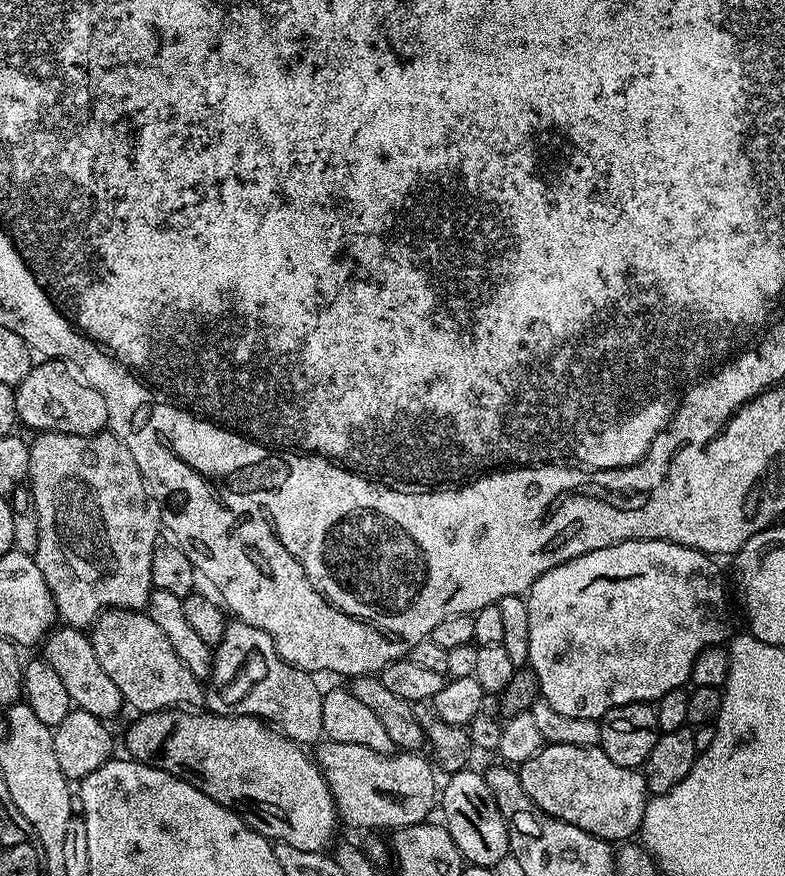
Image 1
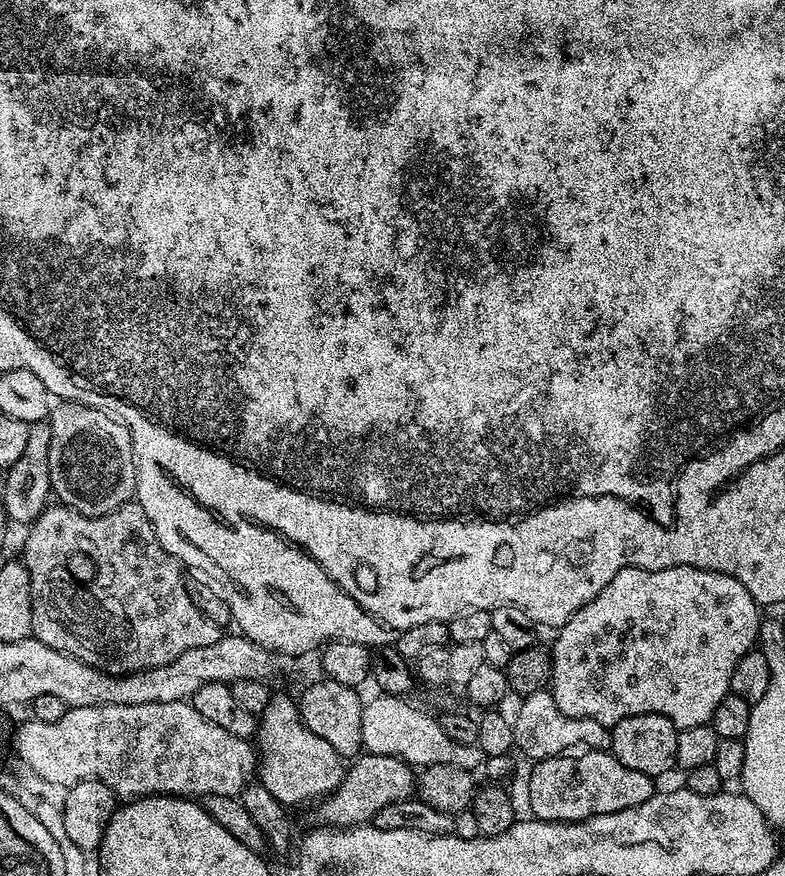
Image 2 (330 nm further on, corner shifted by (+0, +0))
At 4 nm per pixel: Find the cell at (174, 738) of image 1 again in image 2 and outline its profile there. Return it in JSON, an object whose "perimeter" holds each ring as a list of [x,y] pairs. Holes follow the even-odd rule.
{"perimeter":[[[364,754],[353,764],[356,765],[345,771],[344,780],[336,790],[319,801],[321,825],[358,828],[371,822],[382,806],[390,806],[396,800],[407,800],[413,795],[414,772],[404,760]]]}

